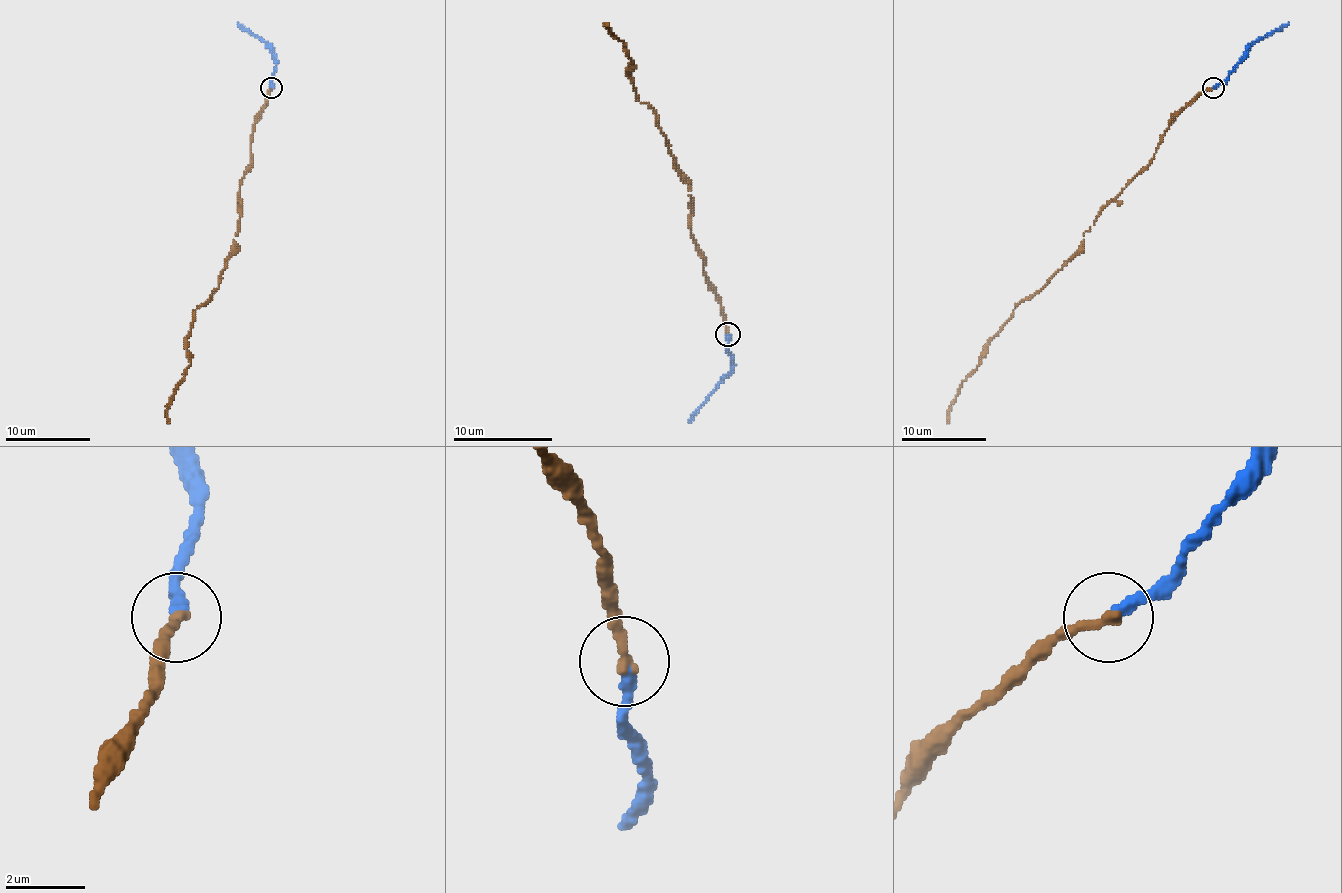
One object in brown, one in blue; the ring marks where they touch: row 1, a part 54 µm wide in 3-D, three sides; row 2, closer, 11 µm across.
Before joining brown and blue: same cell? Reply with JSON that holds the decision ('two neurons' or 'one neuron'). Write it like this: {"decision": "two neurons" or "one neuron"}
{"decision": "one neuron"}

